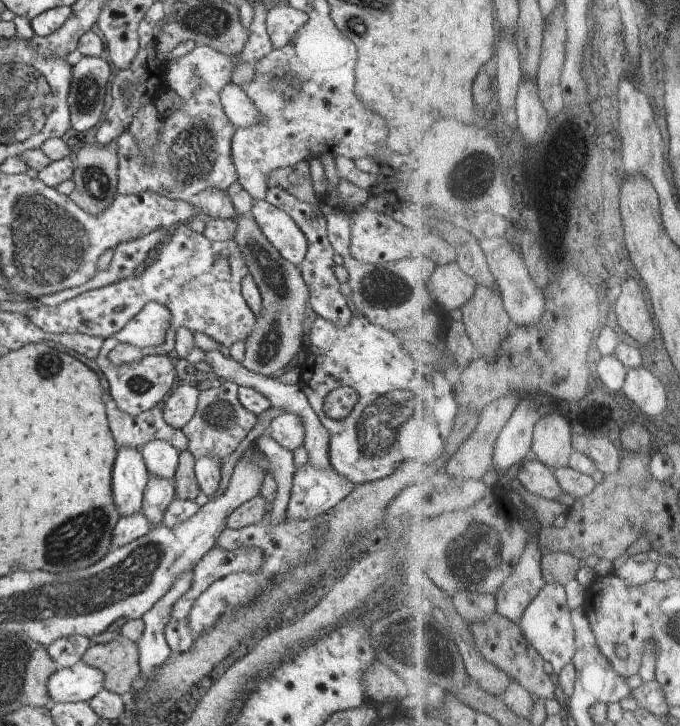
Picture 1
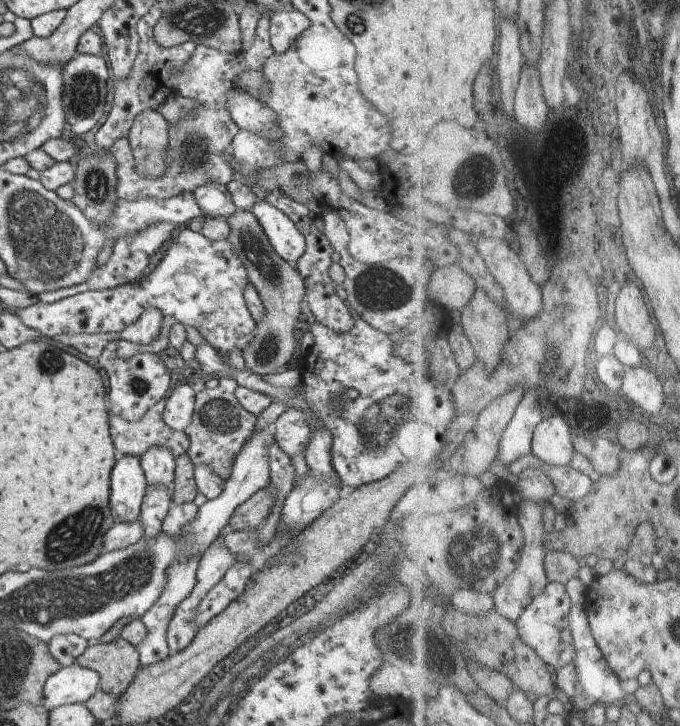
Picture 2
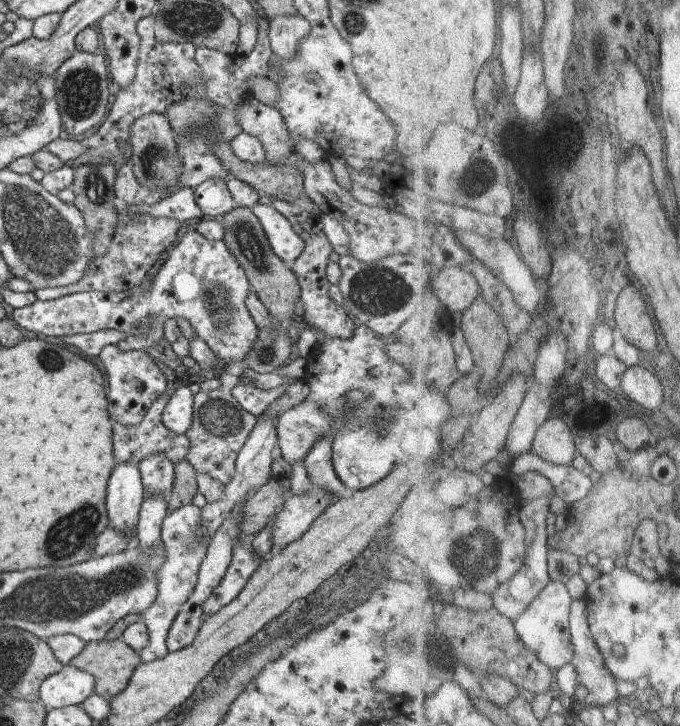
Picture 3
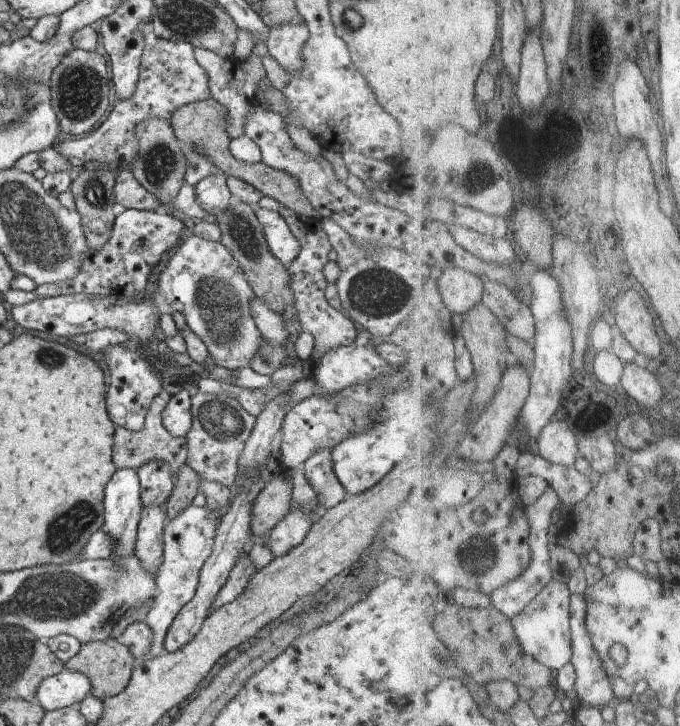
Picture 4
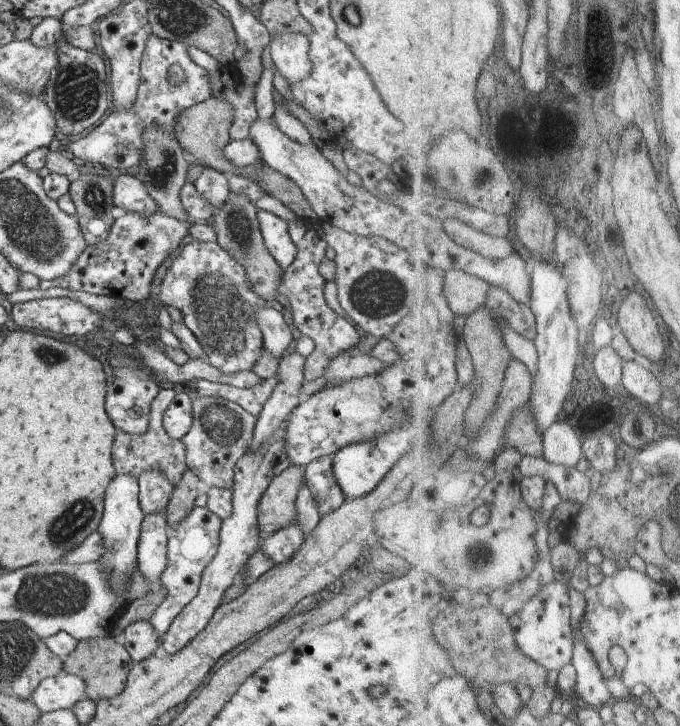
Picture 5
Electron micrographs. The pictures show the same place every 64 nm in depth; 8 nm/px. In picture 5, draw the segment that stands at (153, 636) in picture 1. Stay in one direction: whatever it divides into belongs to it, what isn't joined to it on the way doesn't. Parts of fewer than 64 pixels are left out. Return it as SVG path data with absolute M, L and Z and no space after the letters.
M194 507L183 521L168 528L167 567L161 578L167 595L148 620L159 634L159 640L162 640L176 615L198 594L202 573L216 554L222 523L220 517L207 507Z

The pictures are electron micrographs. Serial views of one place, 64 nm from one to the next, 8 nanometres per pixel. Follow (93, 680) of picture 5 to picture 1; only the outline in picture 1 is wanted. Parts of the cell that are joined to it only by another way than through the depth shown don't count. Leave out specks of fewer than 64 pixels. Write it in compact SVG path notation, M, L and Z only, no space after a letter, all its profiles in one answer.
M120 636L107 643L92 644L81 658L88 666L97 668L104 673L103 688L127 698L134 687L136 679L140 678L139 648L137 643Z

